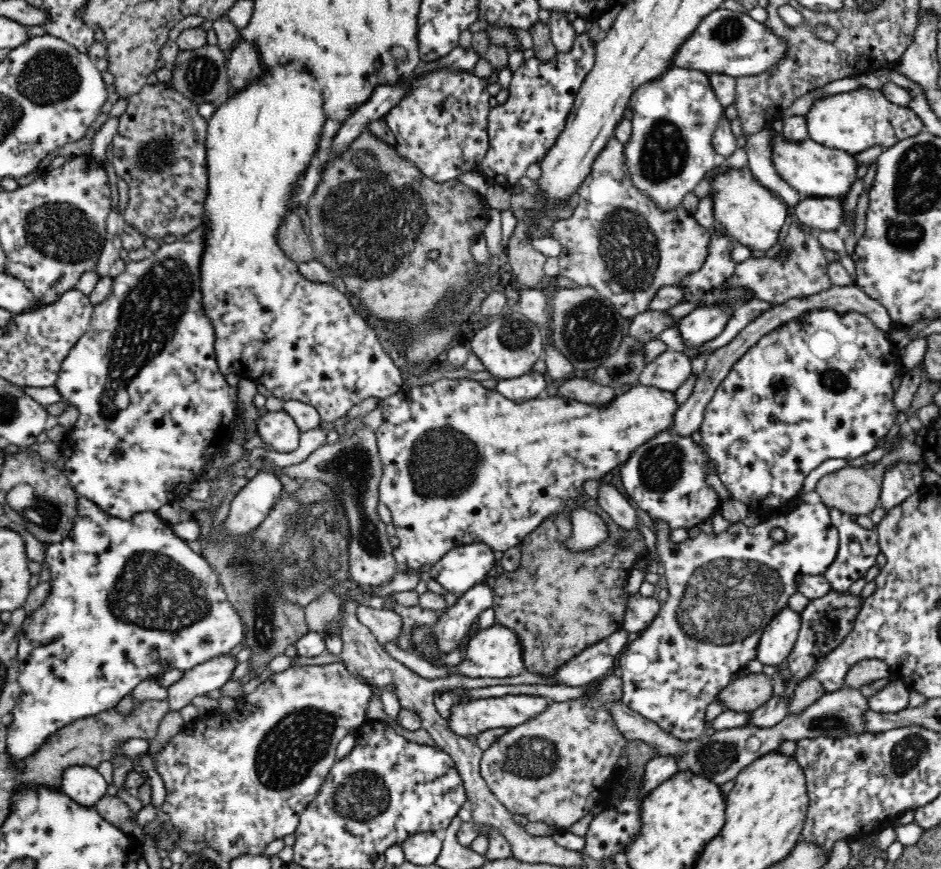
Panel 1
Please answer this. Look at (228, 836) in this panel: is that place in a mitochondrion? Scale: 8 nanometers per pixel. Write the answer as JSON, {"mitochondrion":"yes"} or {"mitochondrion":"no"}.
{"mitochondrion":"no"}

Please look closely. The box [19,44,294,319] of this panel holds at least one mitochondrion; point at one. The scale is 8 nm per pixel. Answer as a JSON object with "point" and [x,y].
{"point":[67,234]}

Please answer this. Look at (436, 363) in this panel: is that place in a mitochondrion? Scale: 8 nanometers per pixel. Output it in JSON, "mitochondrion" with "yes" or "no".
{"mitochondrion":"no"}

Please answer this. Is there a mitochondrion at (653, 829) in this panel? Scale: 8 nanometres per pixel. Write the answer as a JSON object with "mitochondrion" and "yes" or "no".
{"mitochondrion":"no"}

